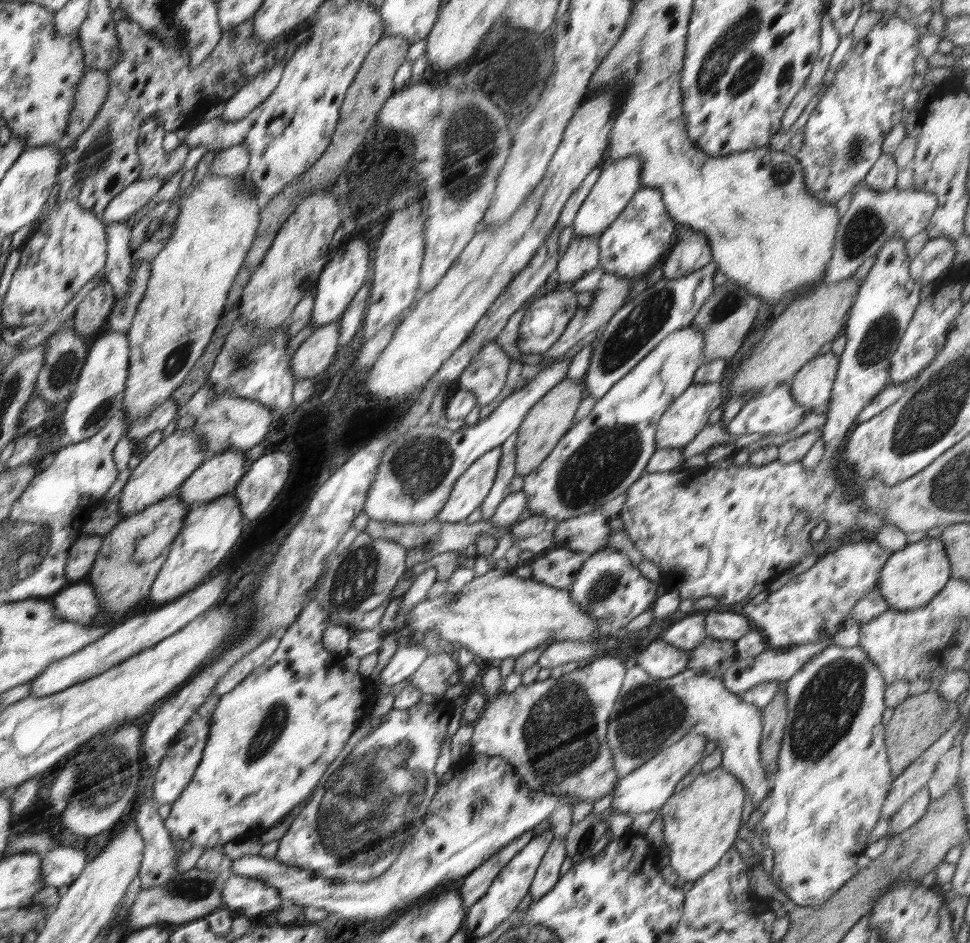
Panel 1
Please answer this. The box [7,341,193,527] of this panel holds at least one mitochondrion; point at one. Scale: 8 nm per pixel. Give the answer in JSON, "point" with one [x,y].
{"point":[62,370]}

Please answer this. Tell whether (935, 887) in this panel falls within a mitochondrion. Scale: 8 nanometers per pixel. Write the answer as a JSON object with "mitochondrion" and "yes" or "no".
{"mitochondrion":"no"}

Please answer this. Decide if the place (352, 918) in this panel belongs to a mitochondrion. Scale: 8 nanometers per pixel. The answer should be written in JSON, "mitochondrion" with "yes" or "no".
{"mitochondrion":"no"}

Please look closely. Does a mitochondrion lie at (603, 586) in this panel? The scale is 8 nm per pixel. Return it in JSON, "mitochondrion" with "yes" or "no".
{"mitochondrion":"yes"}

